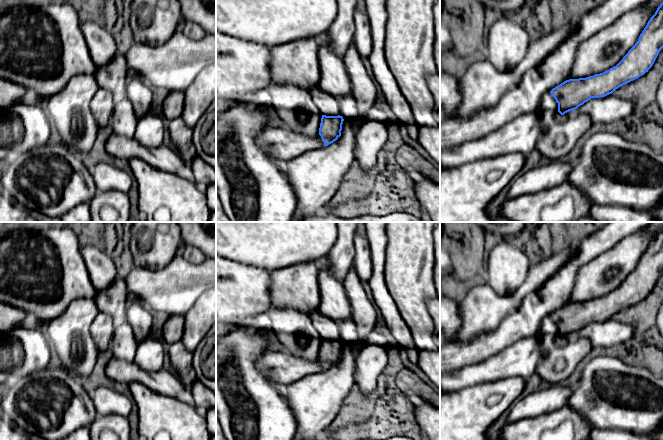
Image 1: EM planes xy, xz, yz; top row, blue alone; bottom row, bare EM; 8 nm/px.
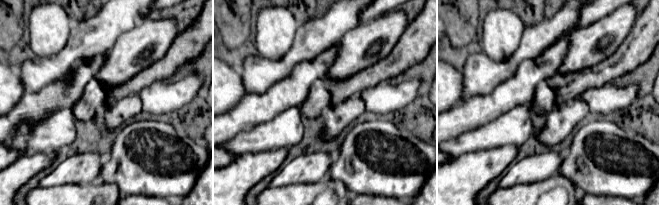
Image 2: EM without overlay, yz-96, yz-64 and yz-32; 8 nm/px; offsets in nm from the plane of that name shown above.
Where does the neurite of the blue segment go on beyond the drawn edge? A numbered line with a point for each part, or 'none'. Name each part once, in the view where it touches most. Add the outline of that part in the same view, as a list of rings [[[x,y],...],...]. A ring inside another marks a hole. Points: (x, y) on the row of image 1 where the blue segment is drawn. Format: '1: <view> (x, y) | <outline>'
1: yz (548, 104) | [[[547,92],[543,95],[542,101],[538,107],[538,111],[542,114],[546,112],[555,112],[558,110],[558,103],[551,95],[550,92]]]

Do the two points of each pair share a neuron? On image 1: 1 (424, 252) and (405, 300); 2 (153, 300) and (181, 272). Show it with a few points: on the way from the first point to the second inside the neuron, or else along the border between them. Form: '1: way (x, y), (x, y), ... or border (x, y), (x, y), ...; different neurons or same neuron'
1: way (412, 264), (410, 266), (410, 288); same neuron
2: way (160, 293), (174, 279); same neuron

